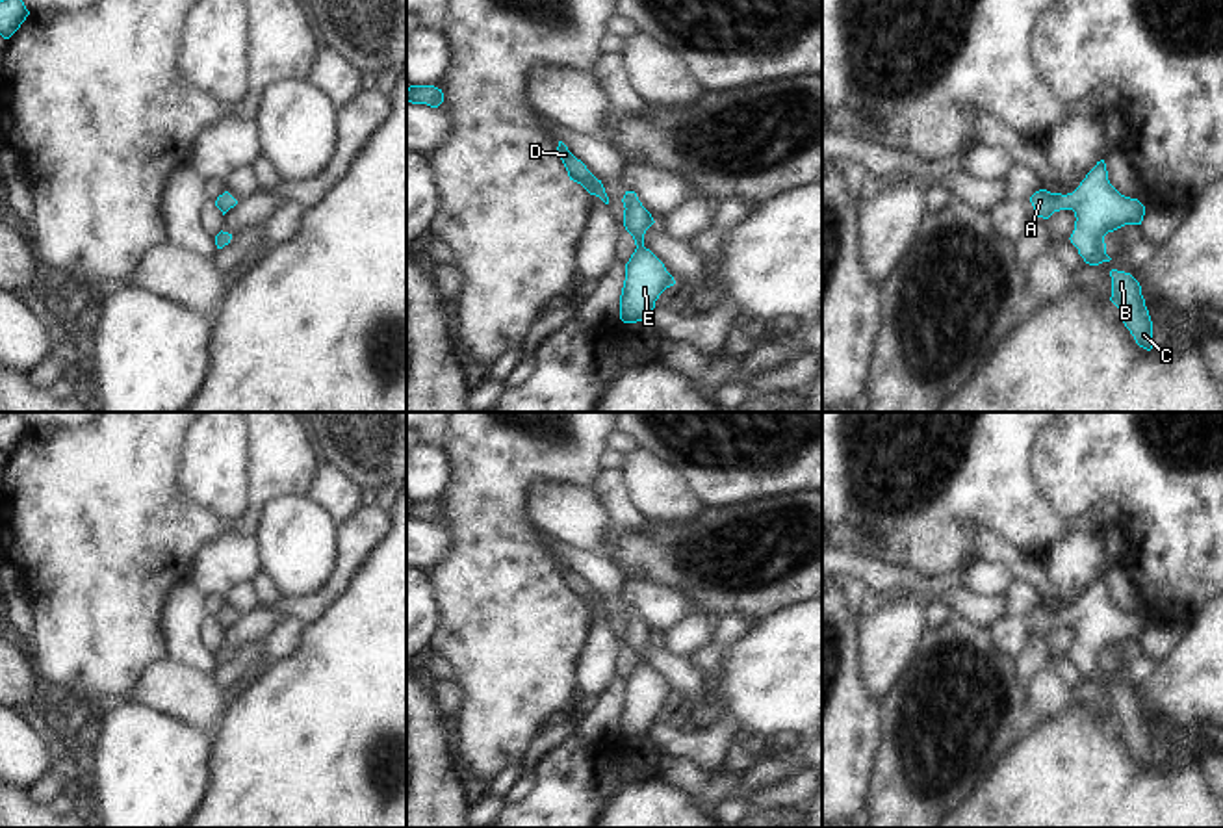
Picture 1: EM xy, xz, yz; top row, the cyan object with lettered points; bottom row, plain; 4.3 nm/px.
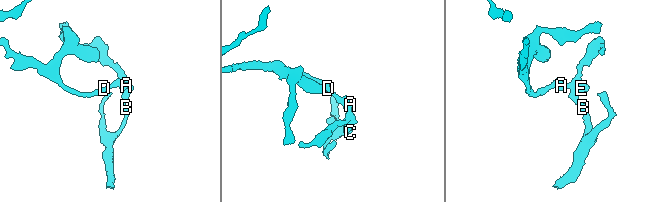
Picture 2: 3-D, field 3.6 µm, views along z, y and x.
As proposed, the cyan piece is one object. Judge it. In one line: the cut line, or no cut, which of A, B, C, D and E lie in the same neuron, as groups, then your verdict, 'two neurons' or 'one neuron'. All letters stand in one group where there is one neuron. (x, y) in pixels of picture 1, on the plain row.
no cut; A B C D E; one neuron

